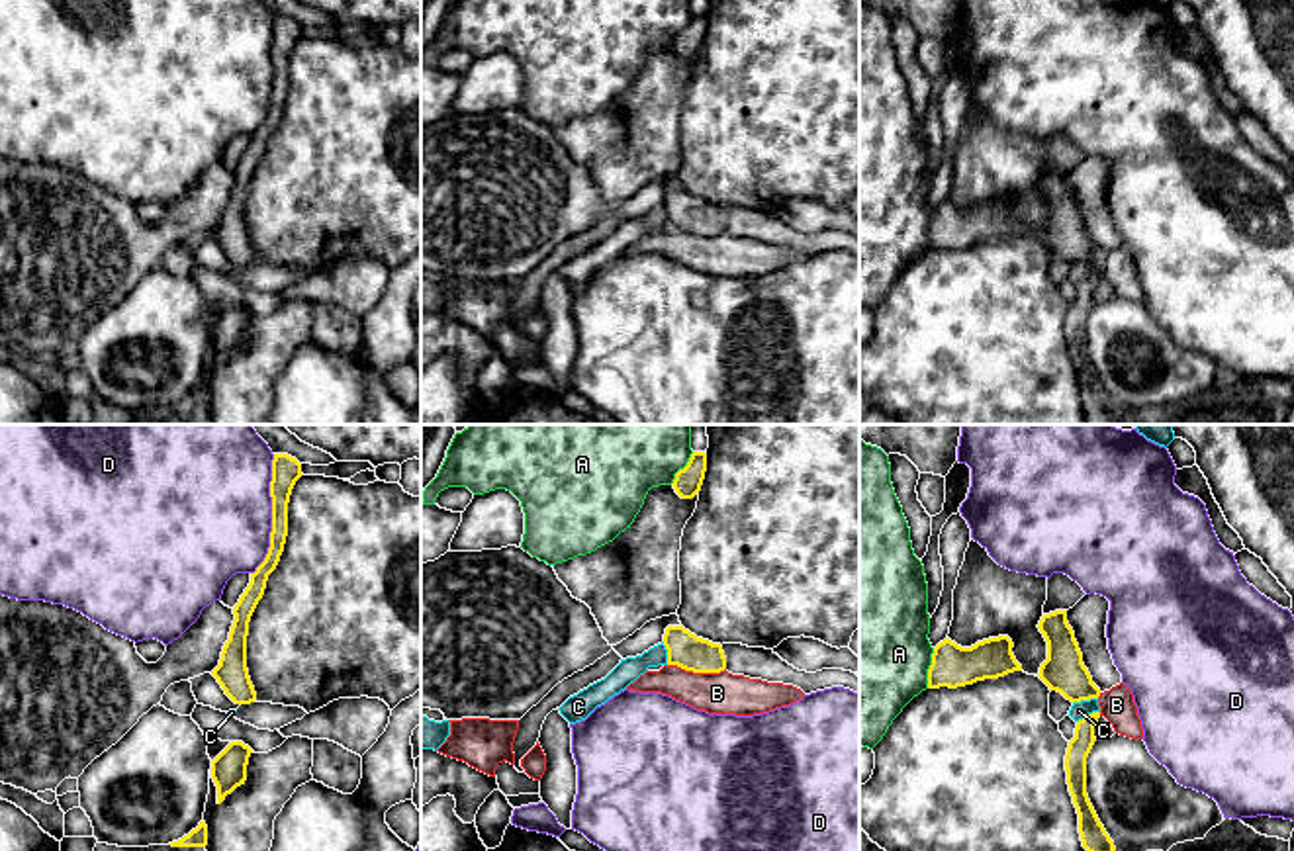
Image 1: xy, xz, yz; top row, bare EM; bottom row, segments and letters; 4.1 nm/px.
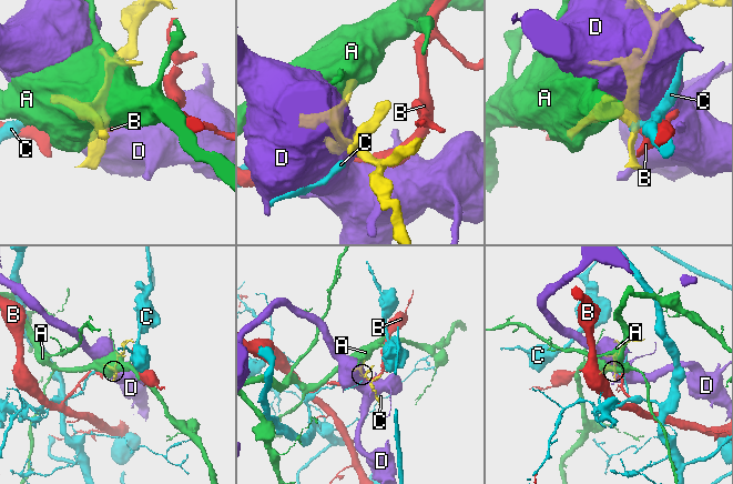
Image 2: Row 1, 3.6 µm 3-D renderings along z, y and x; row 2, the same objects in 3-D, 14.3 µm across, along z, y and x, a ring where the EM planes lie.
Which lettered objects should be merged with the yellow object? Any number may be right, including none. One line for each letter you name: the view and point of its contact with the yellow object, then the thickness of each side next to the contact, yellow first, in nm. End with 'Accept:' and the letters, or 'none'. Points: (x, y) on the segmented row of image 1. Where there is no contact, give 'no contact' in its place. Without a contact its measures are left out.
Accept: none

